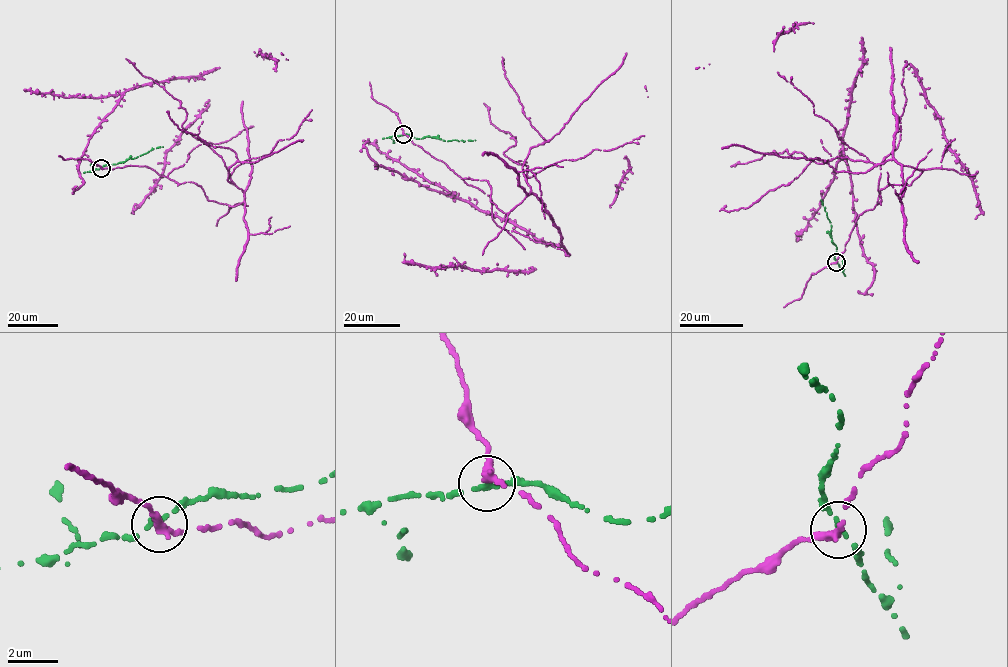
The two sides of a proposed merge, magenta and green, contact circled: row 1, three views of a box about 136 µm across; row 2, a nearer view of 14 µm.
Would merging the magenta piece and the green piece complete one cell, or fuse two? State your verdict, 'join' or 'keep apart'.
keep apart

